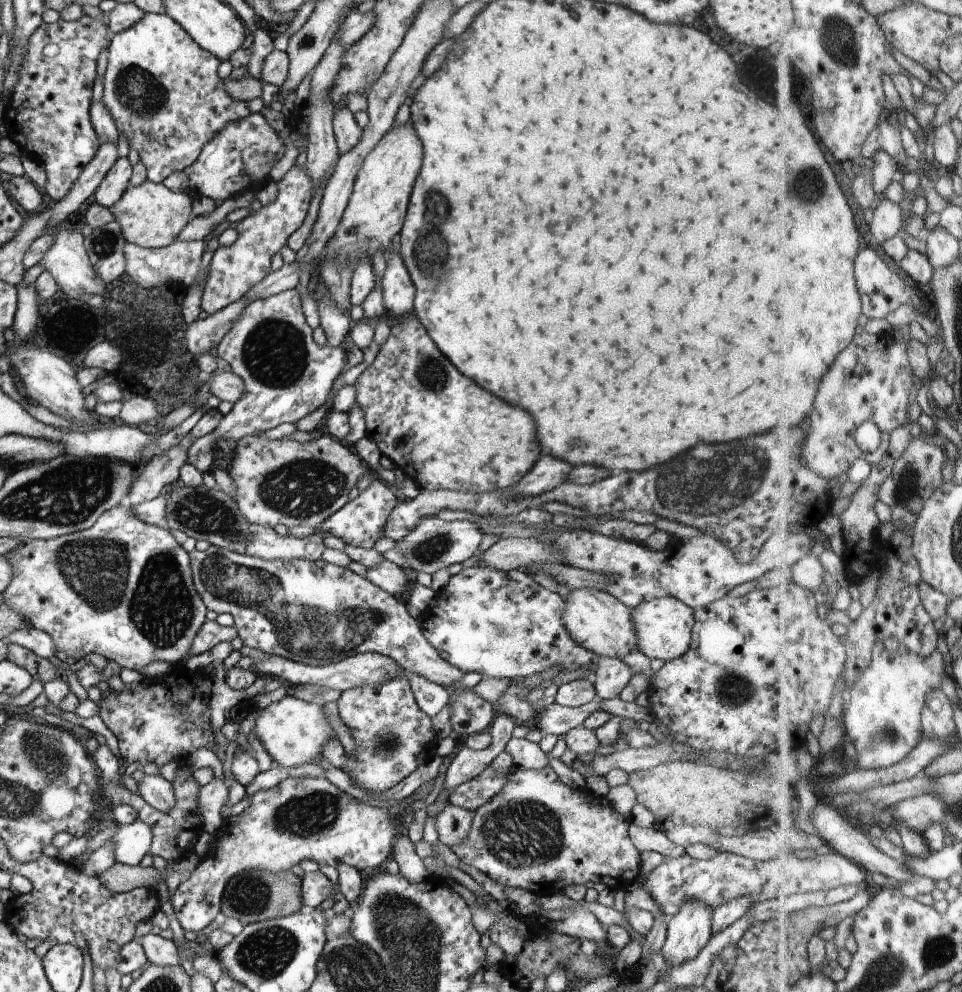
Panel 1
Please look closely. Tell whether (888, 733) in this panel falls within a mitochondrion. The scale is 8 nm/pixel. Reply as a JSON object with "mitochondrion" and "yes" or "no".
{"mitochondrion":"yes"}

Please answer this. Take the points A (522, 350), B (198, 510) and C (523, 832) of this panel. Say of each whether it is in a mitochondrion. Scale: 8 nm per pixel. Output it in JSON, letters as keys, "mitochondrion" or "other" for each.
{"A":"other","B":"mitochondrion","C":"mitochondrion"}

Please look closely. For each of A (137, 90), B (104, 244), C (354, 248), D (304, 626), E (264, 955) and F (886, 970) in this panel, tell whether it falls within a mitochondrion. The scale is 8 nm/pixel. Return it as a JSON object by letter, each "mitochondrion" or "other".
{"A":"mitochondrion","B":"mitochondrion","C":"mitochondrion","D":"mitochondrion","E":"mitochondrion","F":"mitochondrion"}

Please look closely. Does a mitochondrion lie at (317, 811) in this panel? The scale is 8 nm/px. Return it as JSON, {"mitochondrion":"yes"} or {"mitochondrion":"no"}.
{"mitochondrion":"yes"}

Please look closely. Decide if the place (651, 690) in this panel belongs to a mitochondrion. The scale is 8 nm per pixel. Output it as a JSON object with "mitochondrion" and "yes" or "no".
{"mitochondrion":"no"}

